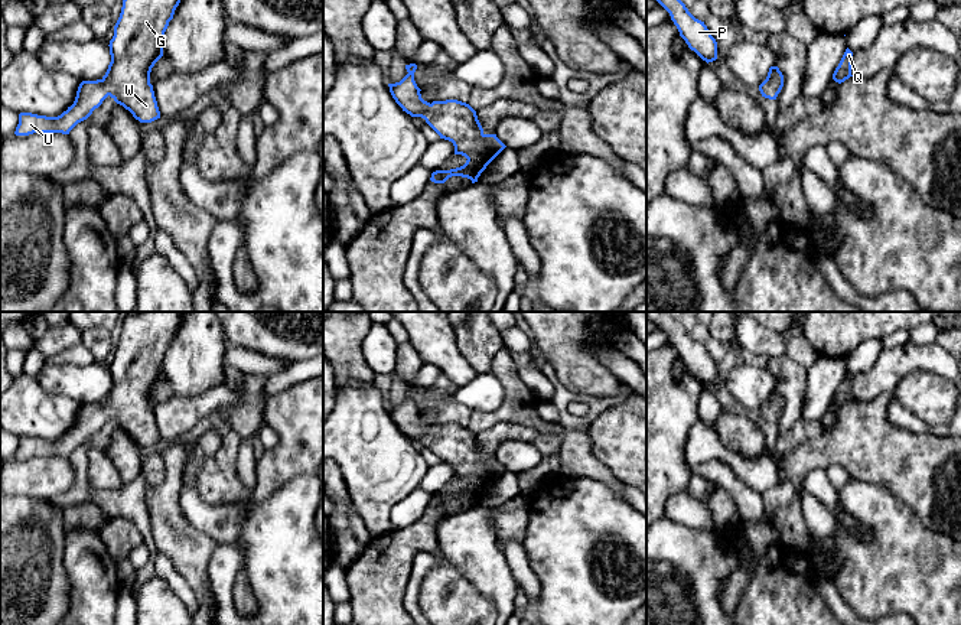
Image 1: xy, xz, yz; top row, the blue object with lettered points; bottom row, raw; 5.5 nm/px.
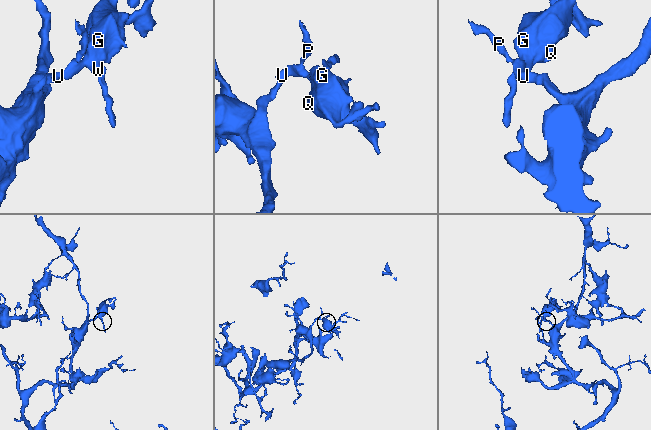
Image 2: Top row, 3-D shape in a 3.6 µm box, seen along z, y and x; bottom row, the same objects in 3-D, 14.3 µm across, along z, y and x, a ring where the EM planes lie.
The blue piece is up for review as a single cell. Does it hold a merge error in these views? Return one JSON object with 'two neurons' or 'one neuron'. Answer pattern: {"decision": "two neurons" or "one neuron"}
{"decision": "one neuron"}

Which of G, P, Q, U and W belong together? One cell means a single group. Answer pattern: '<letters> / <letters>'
G P Q U W

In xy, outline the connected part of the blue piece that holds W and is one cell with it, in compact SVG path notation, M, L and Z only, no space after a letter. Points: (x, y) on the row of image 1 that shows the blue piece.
M123 0L120 17L114 26L114 36L108 45L111 62L105 75L97 81L82 81L78 87L74 104L58 117L20 113L14 134L69 134L69 131L78 123L87 120L108 95L117 104L128 110L140 123L152 123L160 118L153 85L150 84L150 72L154 64L163 56L163 36L179 3L180 0Z

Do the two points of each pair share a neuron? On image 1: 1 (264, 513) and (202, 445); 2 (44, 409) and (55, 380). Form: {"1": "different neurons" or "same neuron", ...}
{"1": "different neurons", "2": "different neurons"}

